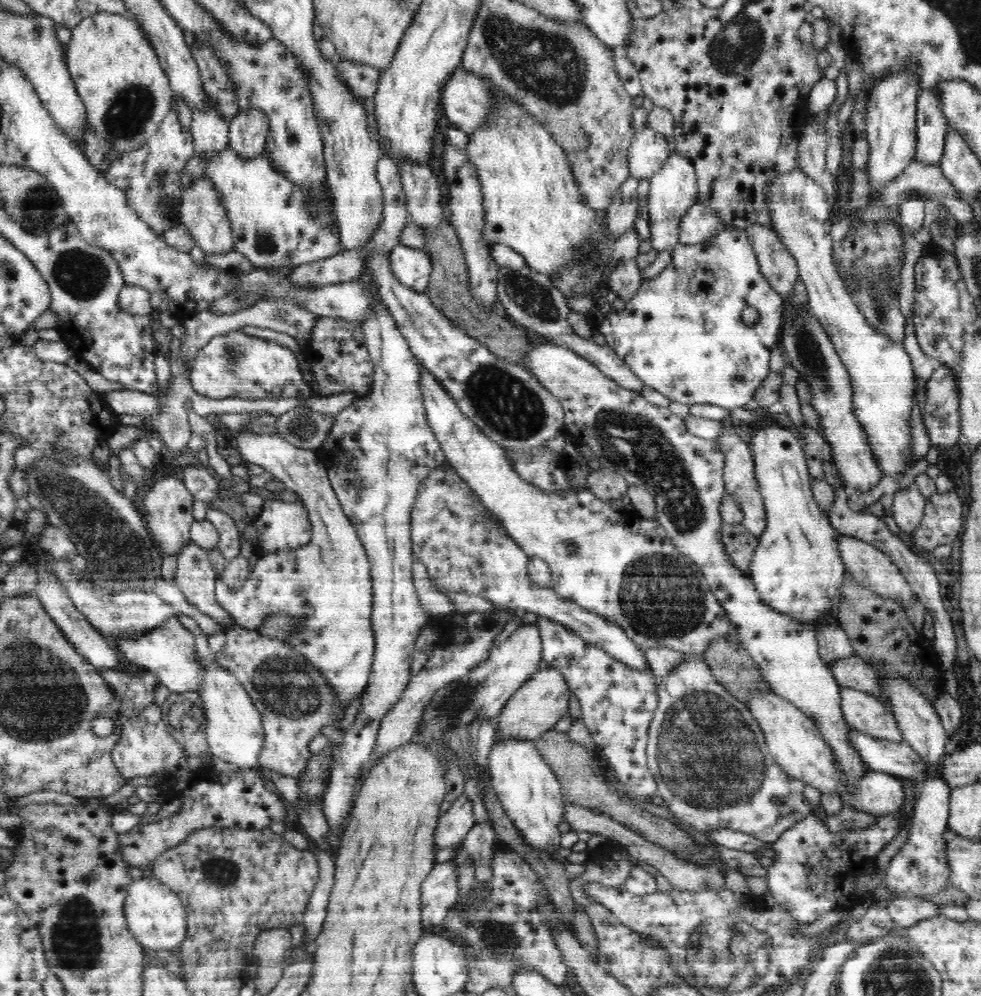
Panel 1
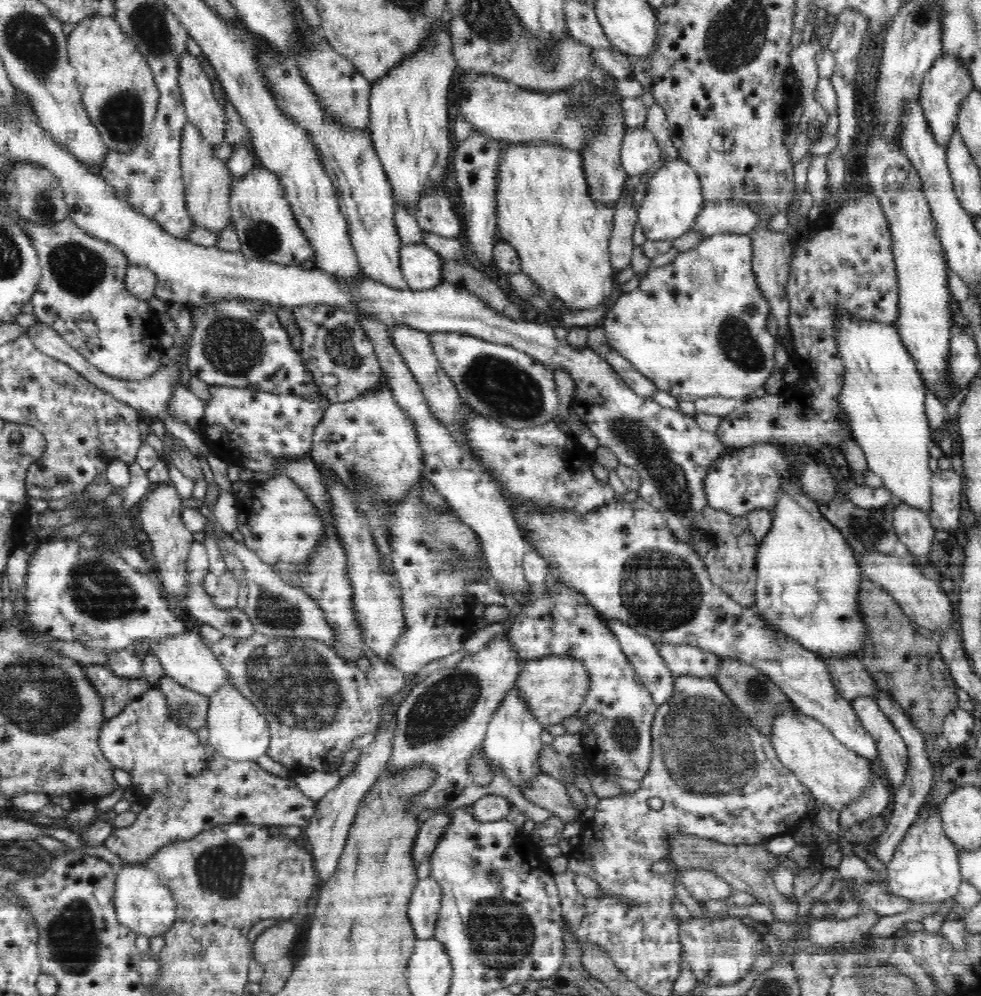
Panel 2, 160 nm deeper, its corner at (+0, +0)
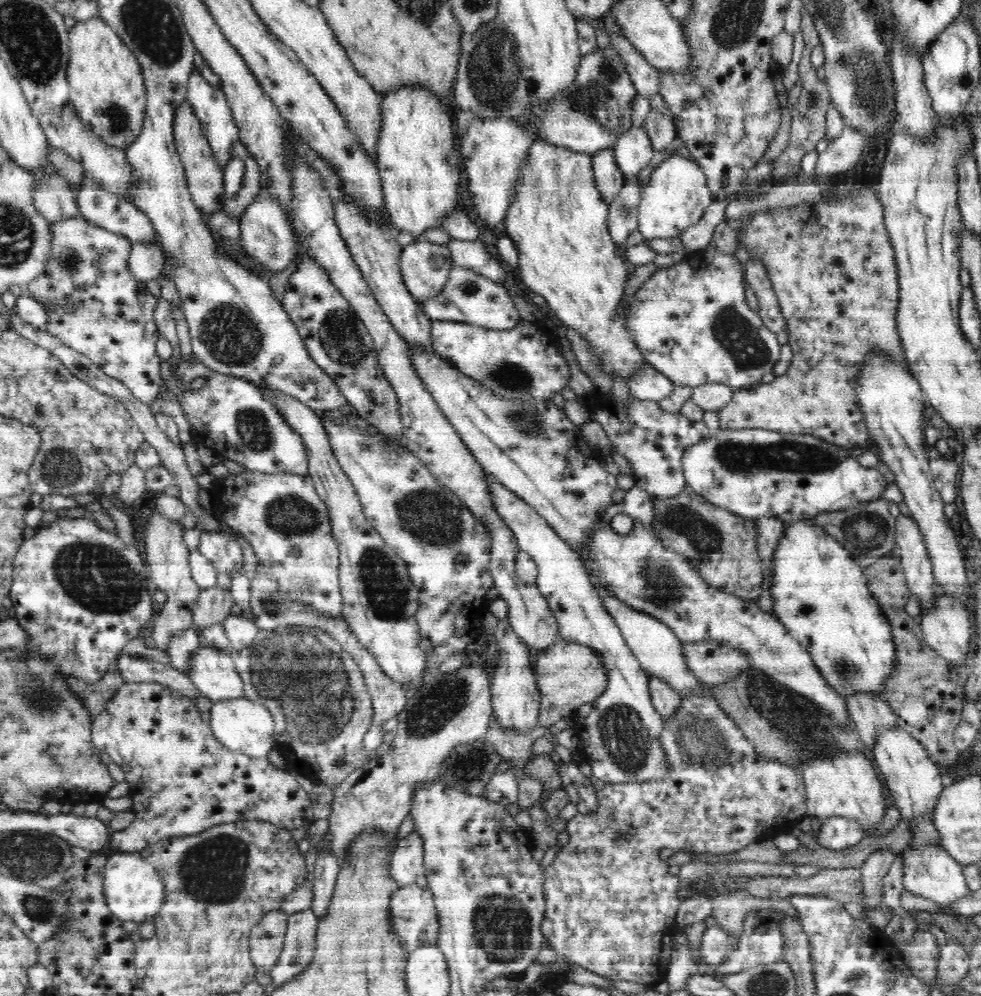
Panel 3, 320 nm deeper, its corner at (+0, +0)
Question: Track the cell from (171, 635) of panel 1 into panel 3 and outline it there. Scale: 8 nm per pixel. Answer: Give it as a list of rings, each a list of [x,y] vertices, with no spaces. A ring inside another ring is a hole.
[[[202,646],[192,652],[189,680],[211,701],[244,697],[244,685],[230,655],[221,649]]]

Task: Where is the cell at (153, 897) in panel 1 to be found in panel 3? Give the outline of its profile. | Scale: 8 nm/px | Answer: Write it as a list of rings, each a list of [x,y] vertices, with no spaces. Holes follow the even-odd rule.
[[[116,851],[105,860],[103,870],[103,892],[109,912],[121,921],[133,920],[136,923],[155,920],[166,902],[164,881],[156,869],[141,854]]]

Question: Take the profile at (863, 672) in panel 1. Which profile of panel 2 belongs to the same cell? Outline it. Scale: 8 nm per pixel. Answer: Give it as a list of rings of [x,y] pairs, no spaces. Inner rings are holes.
[[[874,684],[874,691],[876,691],[874,695],[878,695],[876,702],[878,702],[881,712],[889,718],[896,731],[900,733],[902,739],[908,745],[908,766],[906,766],[908,770],[906,770],[904,784],[900,784],[898,790],[893,790],[894,807],[892,808],[892,814],[890,814],[886,830],[878,837],[876,848],[874,848],[874,856],[884,865],[889,864],[893,858],[897,845],[900,844],[905,833],[908,832],[913,821],[916,820],[916,813],[920,811],[920,805],[924,804],[924,797],[928,796],[929,788],[932,787],[932,766],[929,764],[928,755],[925,754],[925,744],[924,739],[921,738],[921,731],[916,729],[911,718],[908,718],[895,700],[879,690],[879,686],[876,684]]]

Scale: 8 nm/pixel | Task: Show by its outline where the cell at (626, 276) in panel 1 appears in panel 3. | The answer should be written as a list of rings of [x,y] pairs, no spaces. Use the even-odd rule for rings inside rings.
[[[624,186],[609,204],[607,216],[608,231],[617,248],[624,250],[628,236],[637,230],[638,205],[643,189],[638,186]]]

